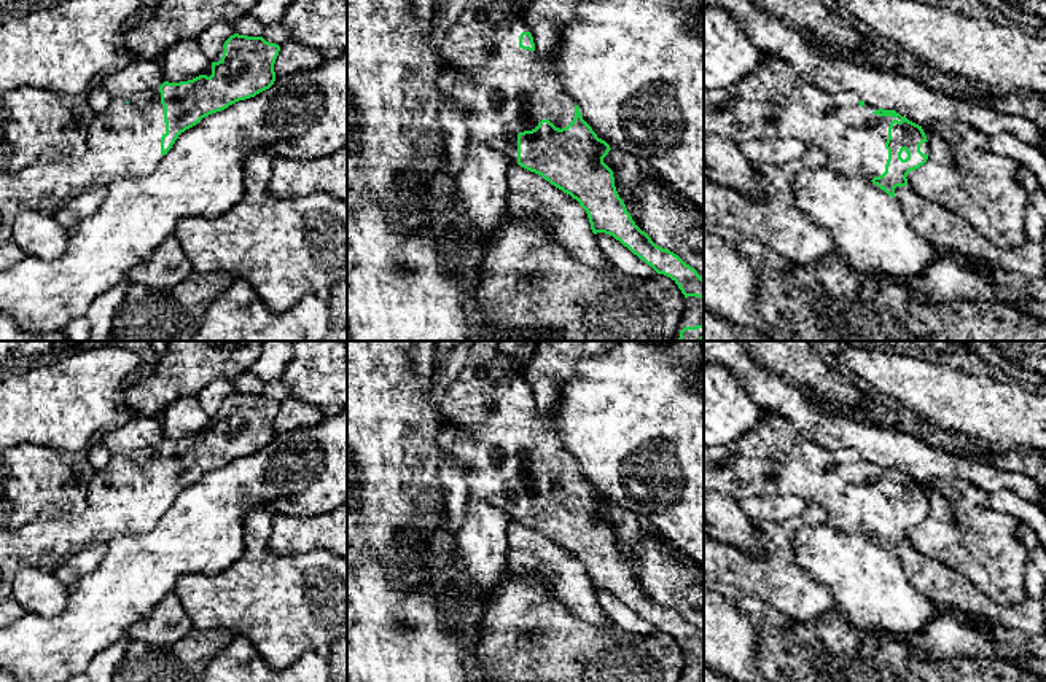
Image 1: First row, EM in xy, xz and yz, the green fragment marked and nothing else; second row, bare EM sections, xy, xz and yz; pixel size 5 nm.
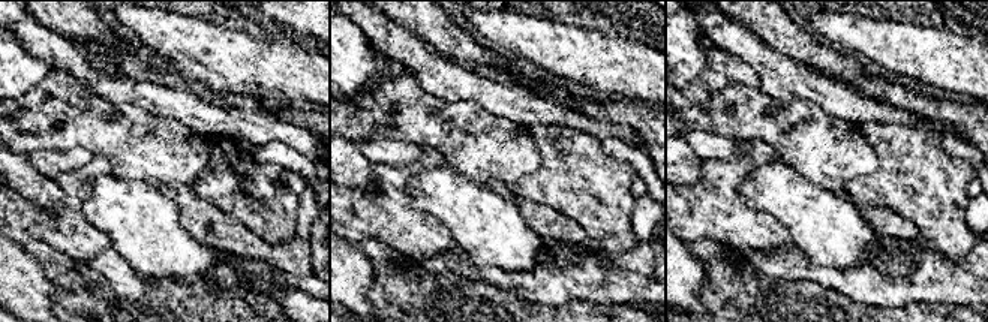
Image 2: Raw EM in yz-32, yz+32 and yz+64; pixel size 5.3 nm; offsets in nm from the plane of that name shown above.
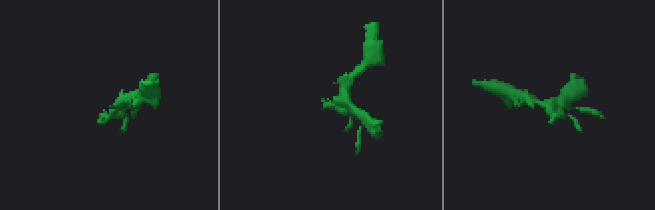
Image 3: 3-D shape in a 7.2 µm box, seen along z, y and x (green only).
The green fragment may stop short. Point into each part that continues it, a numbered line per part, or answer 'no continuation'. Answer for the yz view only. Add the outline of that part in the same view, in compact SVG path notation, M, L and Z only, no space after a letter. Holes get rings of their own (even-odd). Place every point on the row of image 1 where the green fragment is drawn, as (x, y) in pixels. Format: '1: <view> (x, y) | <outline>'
1: yz (772, 102) | M769 57L731 88L704 88L704 134L715 132L737 145L753 139L798 139L822 148L834 170L871 182L885 172L888 127L901 118L879 116L874 113L877 107L861 107L860 100L855 92L828 94L807 83L785 61Z

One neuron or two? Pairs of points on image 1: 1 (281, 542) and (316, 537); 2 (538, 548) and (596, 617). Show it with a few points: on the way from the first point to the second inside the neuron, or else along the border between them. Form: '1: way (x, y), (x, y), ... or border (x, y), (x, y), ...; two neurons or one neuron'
1: way (288, 537), (308, 537); one neuron
2: way (554, 566), (569, 580), (580, 599); one neuron

